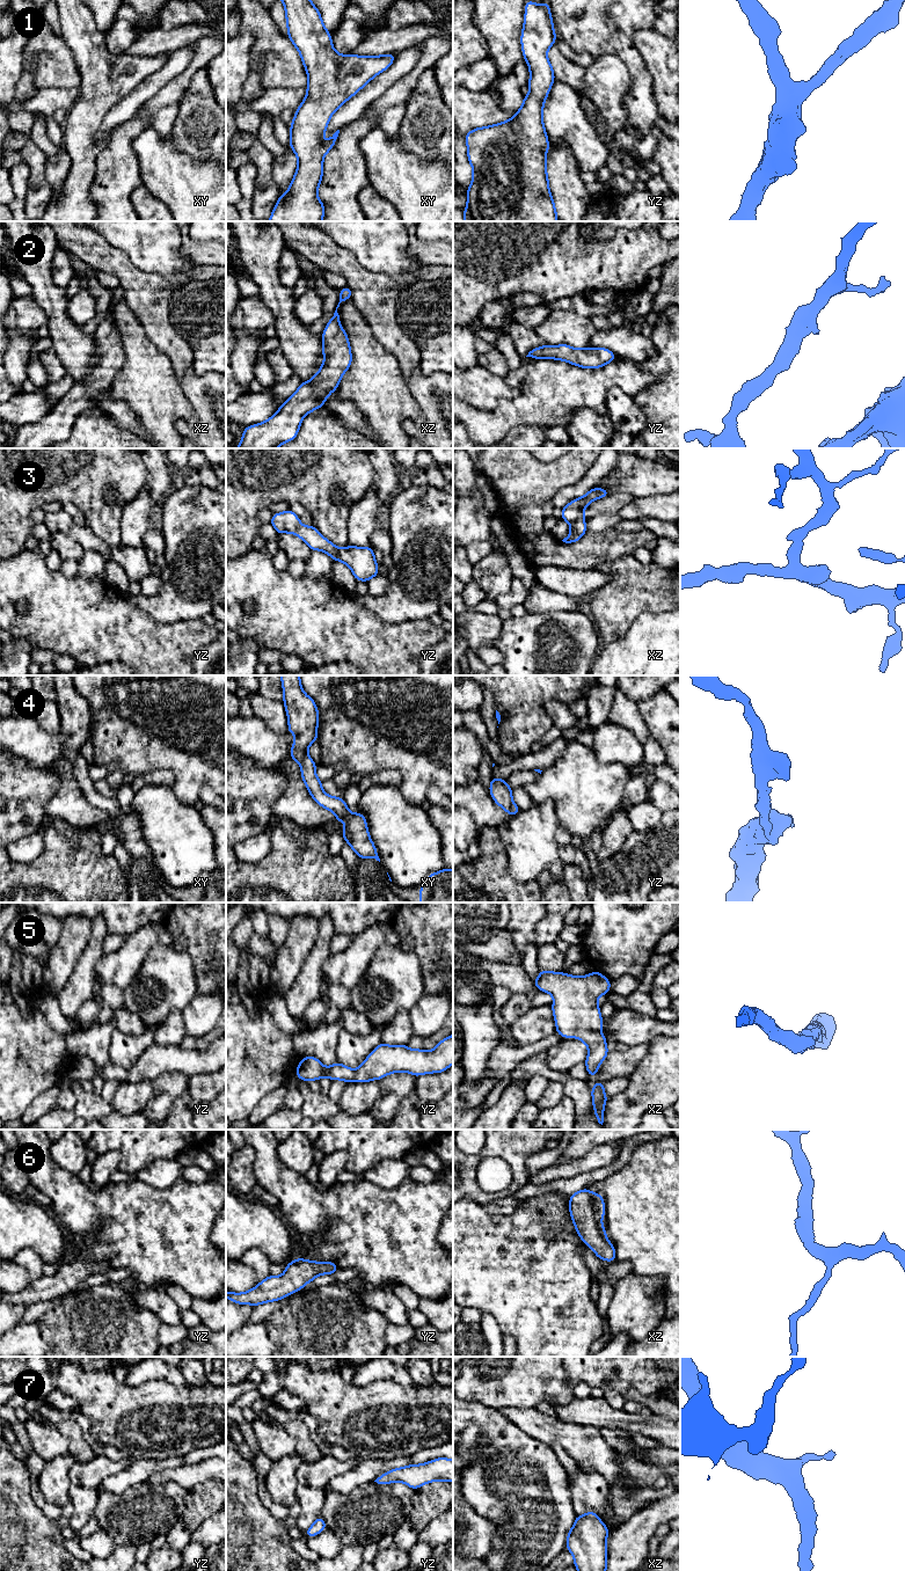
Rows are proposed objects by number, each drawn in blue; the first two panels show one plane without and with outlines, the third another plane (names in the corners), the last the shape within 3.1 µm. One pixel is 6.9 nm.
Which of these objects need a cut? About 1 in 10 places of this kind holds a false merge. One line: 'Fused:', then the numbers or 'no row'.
Fused: no row

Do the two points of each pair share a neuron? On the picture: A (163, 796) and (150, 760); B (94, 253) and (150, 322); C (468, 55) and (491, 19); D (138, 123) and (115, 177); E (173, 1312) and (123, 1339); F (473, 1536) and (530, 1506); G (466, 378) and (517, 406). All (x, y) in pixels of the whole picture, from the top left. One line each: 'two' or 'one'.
A: two
B: one
C: two
D: one
E: two
F: two
G: two

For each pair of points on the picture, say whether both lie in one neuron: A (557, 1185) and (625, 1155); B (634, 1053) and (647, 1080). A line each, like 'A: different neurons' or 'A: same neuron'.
A: same neuron
B: different neurons

